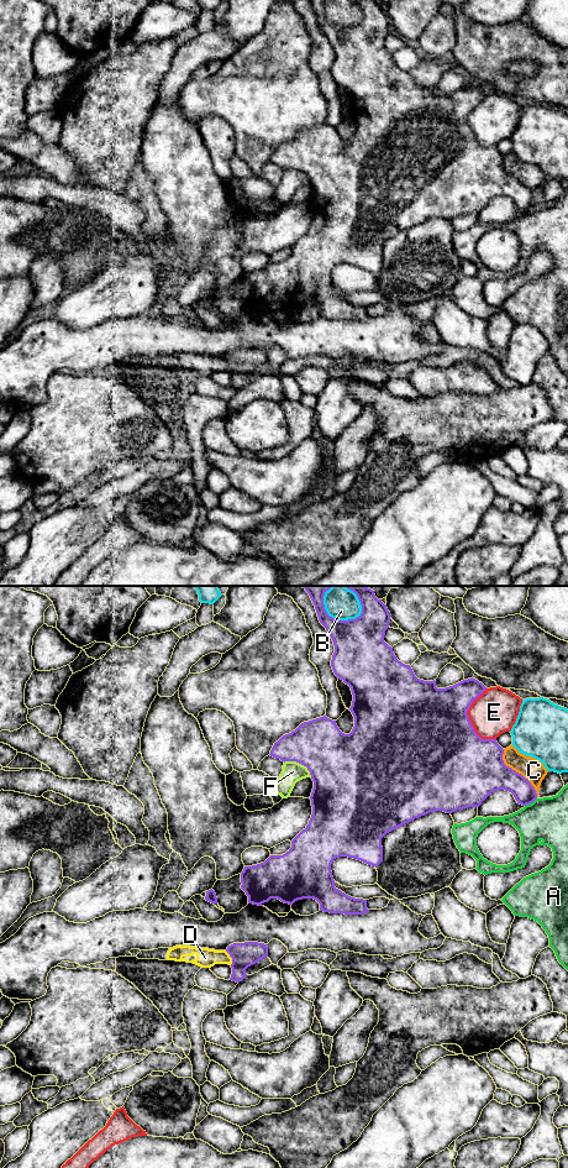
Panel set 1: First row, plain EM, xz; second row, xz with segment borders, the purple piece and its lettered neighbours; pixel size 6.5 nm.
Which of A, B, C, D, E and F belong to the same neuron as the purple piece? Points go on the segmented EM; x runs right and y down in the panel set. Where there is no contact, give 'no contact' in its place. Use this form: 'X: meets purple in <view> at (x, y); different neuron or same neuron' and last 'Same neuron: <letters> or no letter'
A: meets purple in xz at (530, 802); different neuron
B: meets purple in xz at (334, 618); different neuron
C: meets purple in xz at (517, 773); different neuron
D: meets purple in xz at (231, 957); different neuron
E: meets purple in xz at (468, 719); different neuron
F: meets purple in xz at (300, 763); different neuron
Same neuron: no letter

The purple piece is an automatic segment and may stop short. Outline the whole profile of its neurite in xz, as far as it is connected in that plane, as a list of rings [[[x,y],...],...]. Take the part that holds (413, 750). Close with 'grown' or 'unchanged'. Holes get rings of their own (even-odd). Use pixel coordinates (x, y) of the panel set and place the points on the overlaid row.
[[[332,586],[301,587],[309,593],[320,623],[333,641],[331,666],[335,675],[351,687],[353,701],[349,711],[354,717],[354,727],[349,734],[345,734],[336,721],[324,716],[301,723],[274,743],[270,756],[284,763],[296,761],[310,771],[314,781],[310,796],[312,815],[306,828],[291,840],[291,848],[285,854],[270,855],[264,863],[244,866],[241,873],[241,889],[248,896],[248,904],[258,906],[270,899],[289,905],[298,900],[314,899],[320,904],[320,911],[362,915],[369,912],[367,900],[351,897],[335,887],[331,864],[336,858],[348,857],[378,866],[383,861],[382,838],[415,818],[436,811],[452,813],[479,807],[498,790],[511,792],[522,806],[532,803],[537,793],[527,779],[504,764],[504,749],[496,739],[482,739],[475,733],[467,712],[473,701],[485,691],[487,687],[482,682],[472,677],[446,688],[437,688],[435,680],[417,679],[411,666],[399,661],[393,648],[384,641],[390,612],[386,604],[375,597],[373,590],[365,586],[345,586],[357,595],[362,613],[356,619],[337,620],[327,614],[324,604],[325,592]]]; unchanged

